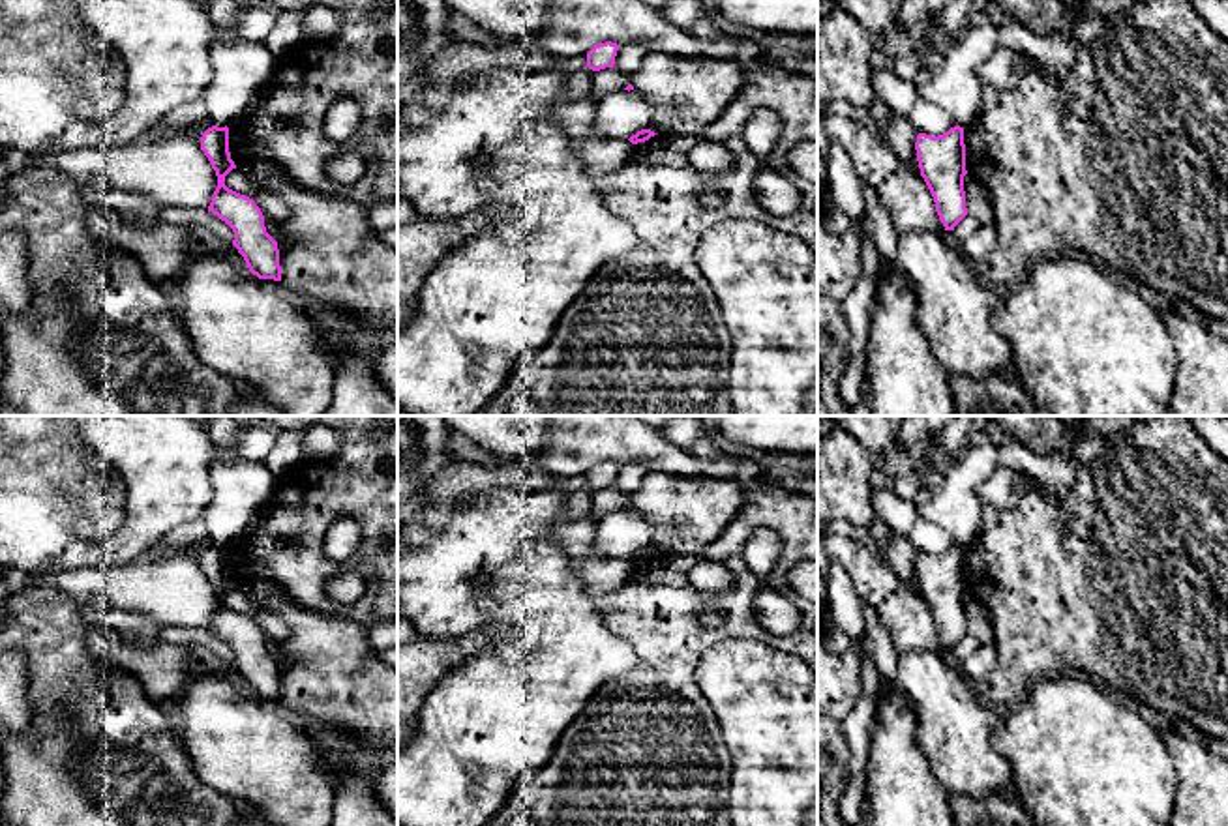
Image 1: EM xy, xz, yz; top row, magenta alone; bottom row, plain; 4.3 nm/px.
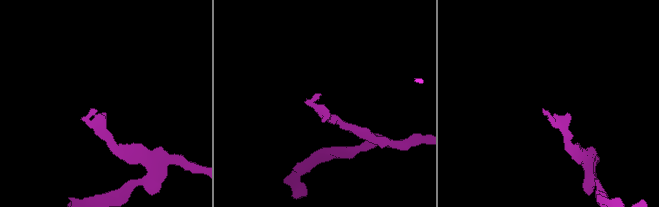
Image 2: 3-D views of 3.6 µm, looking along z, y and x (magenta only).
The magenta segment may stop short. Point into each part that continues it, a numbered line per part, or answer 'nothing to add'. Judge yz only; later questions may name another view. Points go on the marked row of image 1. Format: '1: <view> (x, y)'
nothing to add

